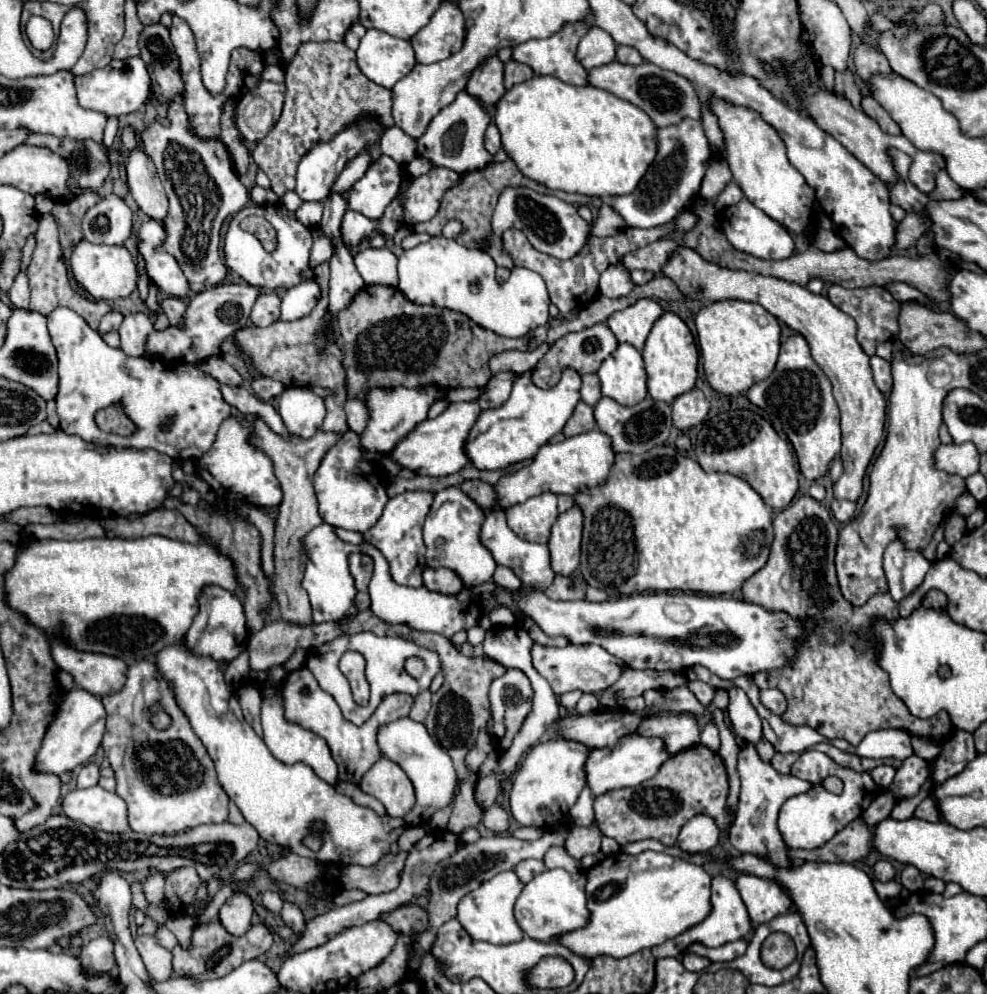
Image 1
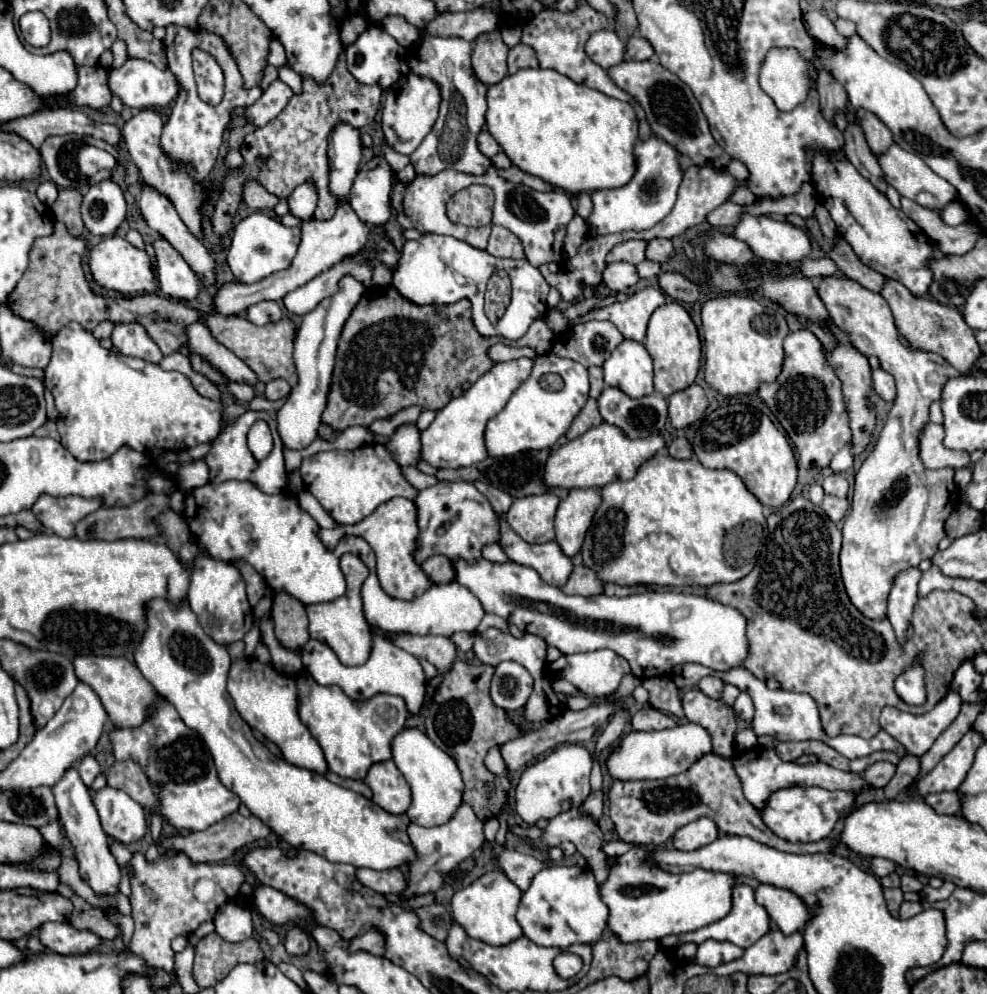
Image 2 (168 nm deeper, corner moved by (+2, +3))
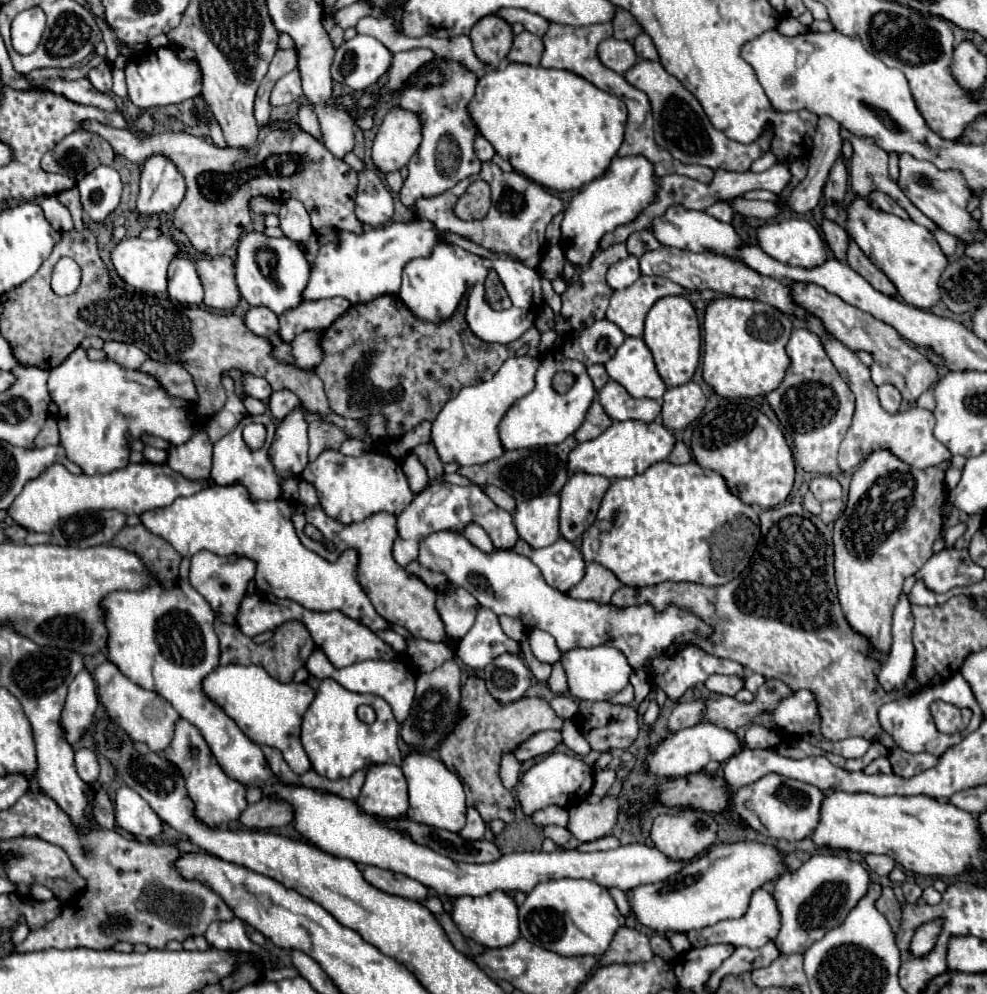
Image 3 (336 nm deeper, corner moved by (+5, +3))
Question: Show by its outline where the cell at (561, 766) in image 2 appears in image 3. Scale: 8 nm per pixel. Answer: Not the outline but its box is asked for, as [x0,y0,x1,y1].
[517,753,593,815]

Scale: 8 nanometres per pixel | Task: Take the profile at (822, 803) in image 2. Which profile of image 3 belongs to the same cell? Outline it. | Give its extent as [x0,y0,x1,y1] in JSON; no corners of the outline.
[733,773,825,841]

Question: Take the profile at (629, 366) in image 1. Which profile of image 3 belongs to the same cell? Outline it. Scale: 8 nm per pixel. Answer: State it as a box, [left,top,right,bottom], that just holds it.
[605,337,667,399]

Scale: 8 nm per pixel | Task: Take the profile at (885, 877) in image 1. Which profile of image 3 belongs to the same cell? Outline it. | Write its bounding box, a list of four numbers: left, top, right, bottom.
[865,855,895,875]

